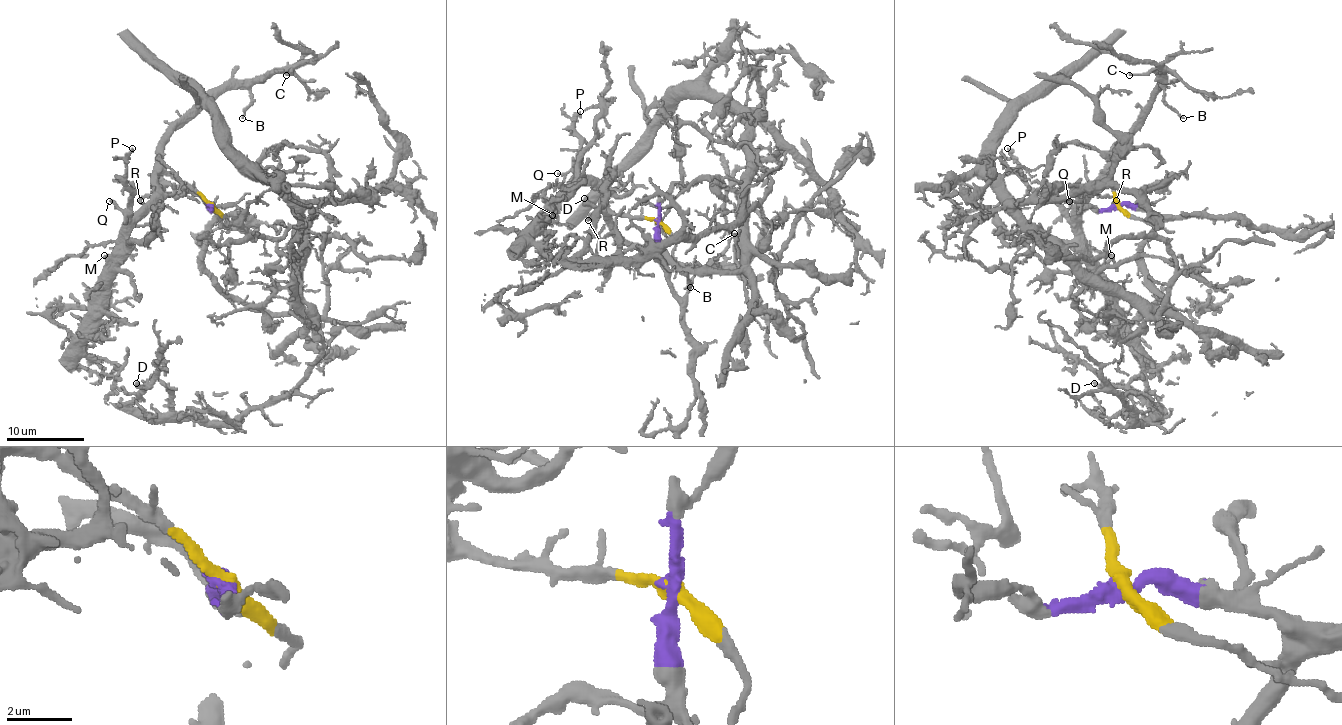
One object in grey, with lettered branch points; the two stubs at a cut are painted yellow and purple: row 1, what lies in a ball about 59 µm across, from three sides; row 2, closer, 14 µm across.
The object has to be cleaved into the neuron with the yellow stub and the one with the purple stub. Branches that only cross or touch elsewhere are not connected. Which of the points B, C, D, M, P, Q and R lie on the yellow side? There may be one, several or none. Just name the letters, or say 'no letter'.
B, C, D, M, P, Q, R

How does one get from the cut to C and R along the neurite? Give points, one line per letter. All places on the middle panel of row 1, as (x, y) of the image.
C: (657, 221), (610, 213), (612, 227), (628, 242), (686, 266), (735, 264), (739, 256), (733, 233)
R: (657, 221), (608, 213), (605, 201), (587, 221)

